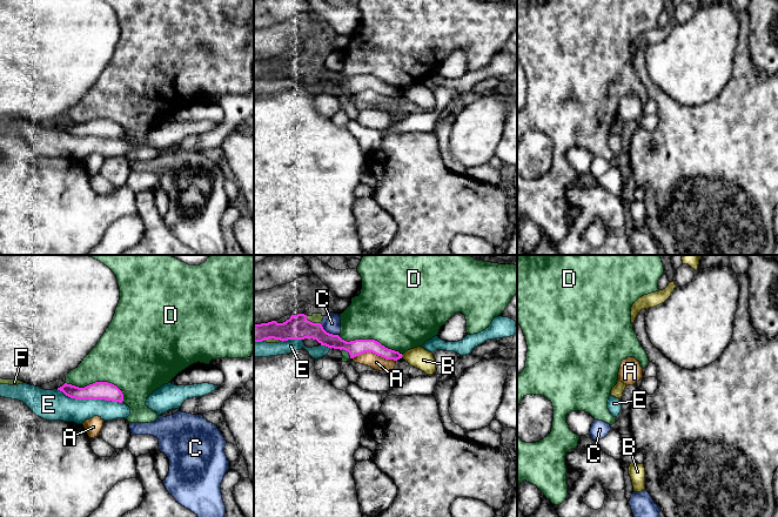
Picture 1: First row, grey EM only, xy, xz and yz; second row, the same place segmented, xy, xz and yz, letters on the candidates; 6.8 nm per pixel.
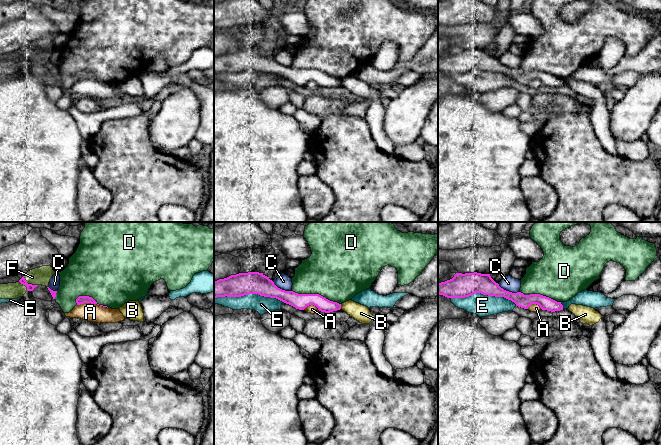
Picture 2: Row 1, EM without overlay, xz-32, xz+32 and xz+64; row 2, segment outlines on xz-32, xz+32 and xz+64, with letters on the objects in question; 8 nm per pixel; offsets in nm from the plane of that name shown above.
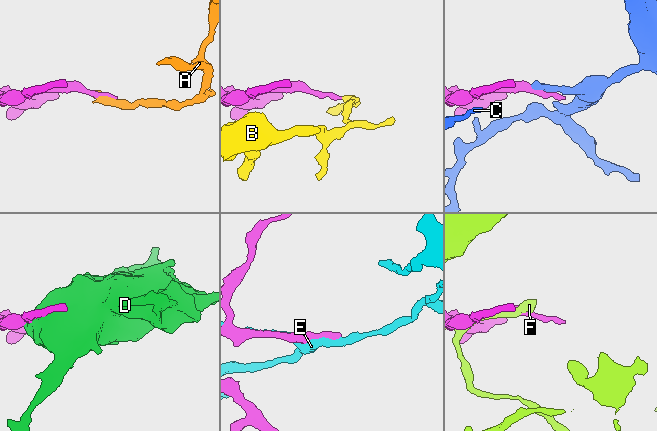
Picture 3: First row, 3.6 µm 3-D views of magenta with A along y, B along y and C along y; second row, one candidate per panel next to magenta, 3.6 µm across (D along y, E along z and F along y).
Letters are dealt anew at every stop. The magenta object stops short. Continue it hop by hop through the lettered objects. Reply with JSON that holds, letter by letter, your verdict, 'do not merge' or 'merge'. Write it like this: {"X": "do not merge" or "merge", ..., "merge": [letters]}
{"A": "do not merge", "B": "do not merge", "C": "do not merge", "D": "do not merge", "E": "do not merge", "F": "do not merge", "merge": []}

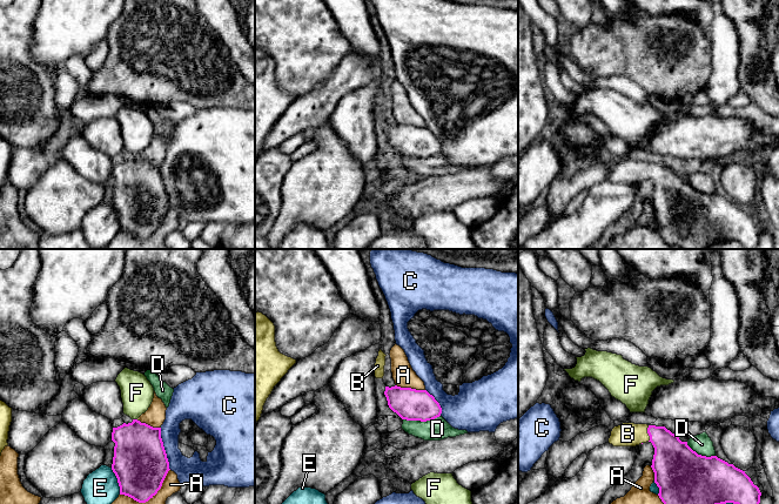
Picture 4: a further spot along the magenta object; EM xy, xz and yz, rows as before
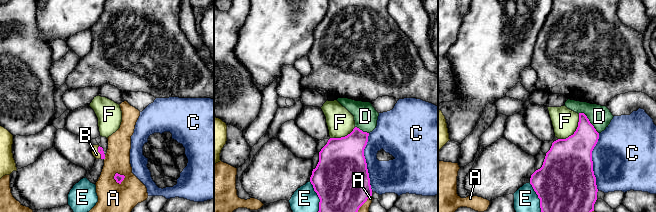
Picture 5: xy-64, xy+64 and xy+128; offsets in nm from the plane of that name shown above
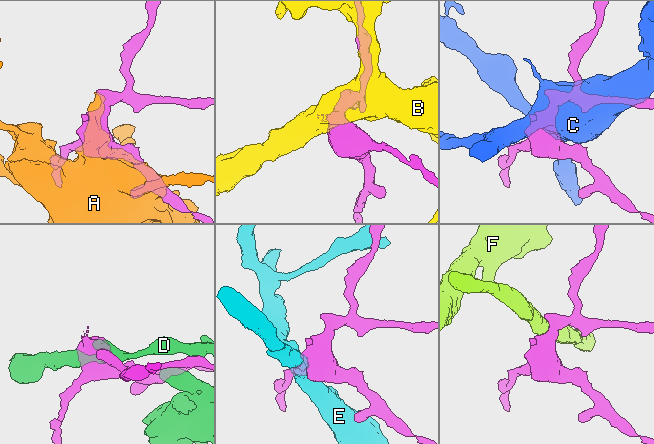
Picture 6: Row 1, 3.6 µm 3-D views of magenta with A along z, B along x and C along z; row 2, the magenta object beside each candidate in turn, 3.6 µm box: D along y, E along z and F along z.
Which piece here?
{"A": "do not merge", "B": "merge", "C": "do not merge", "D": "do not merge", "E": "do not merge", "F": "do not merge", "merge": ["B"]}

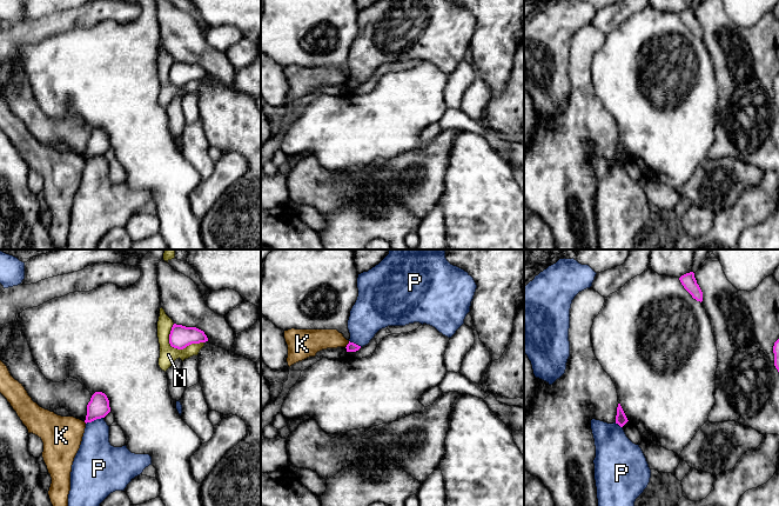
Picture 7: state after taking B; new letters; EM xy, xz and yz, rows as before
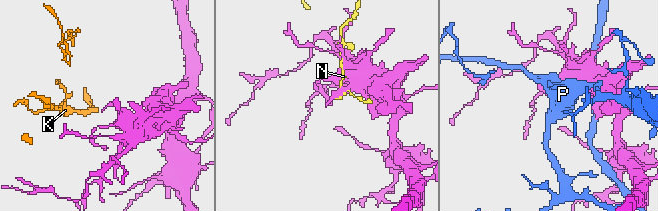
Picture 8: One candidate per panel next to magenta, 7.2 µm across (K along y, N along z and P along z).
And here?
{"K": "do not merge", "N": "do not merge", "P": "do not merge", "merge": []}

